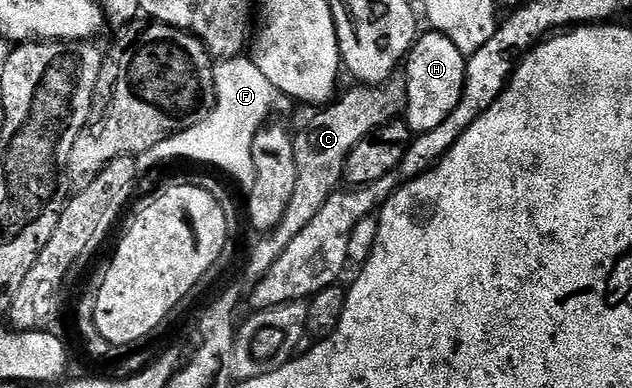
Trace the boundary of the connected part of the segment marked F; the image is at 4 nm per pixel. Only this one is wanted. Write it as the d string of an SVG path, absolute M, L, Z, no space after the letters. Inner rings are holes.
M251 57L225 58L217 61L215 68L214 80L218 87L216 104L208 113L208 117L203 118L197 126L191 126L189 130L184 130L182 133L174 135L170 140L150 148L150 152L135 155L136 169L141 175L150 173L159 162L168 162L171 158L189 158L192 162L209 162L210 165L225 170L230 177L237 178L244 185L244 188L252 187L256 179L254 156L252 155L256 132L261 130L275 115L272 114L275 110L280 110L286 105L286 99L278 88L274 88L274 84L270 84L270 80L266 80L266 76L262 76L262 72L258 72L258 68L252 63Z

